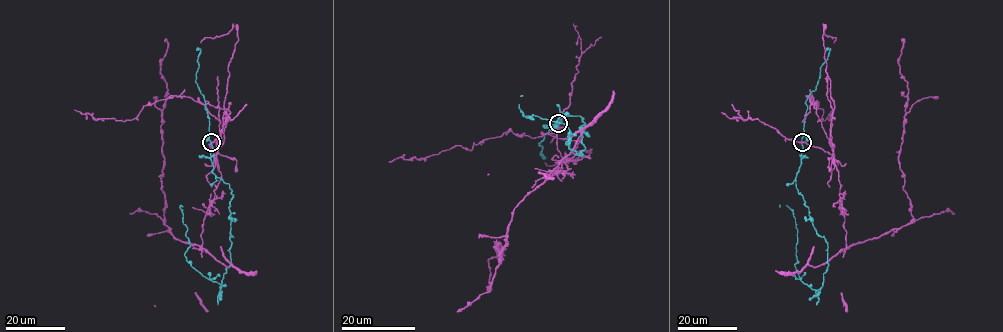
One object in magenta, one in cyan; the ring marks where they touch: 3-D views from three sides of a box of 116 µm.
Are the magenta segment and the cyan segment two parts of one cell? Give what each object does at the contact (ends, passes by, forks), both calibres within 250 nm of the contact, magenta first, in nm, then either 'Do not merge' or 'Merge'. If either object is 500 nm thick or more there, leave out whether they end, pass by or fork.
At the ring magenta passes by. At the ring cyan passes by. Thickness 240 nm (magenta) against 170 nm. Do not merge

